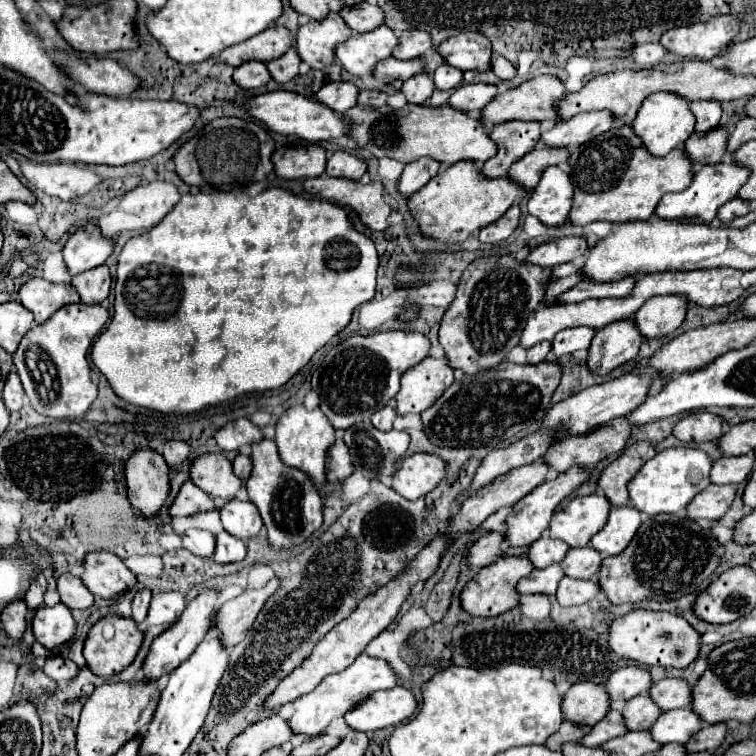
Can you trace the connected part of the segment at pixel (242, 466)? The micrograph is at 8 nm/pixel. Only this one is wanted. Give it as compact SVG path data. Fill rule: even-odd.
M237 455L235 457L235 461L233 461L233 469L235 469L235 473L239 473L239 479L243 479L243 481L247 481L249 479L249 475L251 475L251 469L253 469L253 463L251 463L251 457L247 457L247 455Z

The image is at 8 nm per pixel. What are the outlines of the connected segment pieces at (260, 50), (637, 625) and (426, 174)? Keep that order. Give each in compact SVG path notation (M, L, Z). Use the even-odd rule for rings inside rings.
M273 25L267 31L261 31L259 35L253 35L251 39L247 39L247 43L227 47L227 51L221 51L221 59L223 63L229 63L229 65L235 63L231 67L239 67L241 63L251 59L267 63L267 61L279 59L291 47L293 47L293 37L289 29L281 25Z
M639 609L639 611L631 611L611 623L609 643L617 655L633 659L641 665L649 665L649 667L661 665L667 669L669 667L683 669L691 661L695 661L695 657L701 649L701 635L679 615L667 613L667 611Z
M417 159L413 163L407 163L399 177L399 193L403 197L417 193L429 179L433 179L439 173L439 167L441 163L435 163L433 159Z

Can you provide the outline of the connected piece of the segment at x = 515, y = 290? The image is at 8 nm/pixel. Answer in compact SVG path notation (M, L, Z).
M505 255L505 257L479 257L465 269L459 285L457 285L457 297L455 303L449 307L441 321L439 329L439 343L445 349L445 359L449 367L461 369L465 375L475 375L485 369L497 367L501 361L505 361L505 355L519 345L523 327L527 323L527 315L541 303L543 287L547 285L547 275L551 275L551 269L543 271L539 267L527 267L527 263L519 263L517 259Z

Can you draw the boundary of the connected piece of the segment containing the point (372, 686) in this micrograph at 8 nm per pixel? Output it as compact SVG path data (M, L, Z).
M361 653L347 669L343 669L341 673L327 675L311 693L295 699L295 703L293 703L295 713L289 719L289 725L295 733L301 733L301 735L309 735L309 737L323 735L327 725L333 719L343 717L355 705L365 701L367 695L371 695L379 689L391 689L395 685L397 685L397 675L385 659L375 659L375 657L369 657L367 653Z

